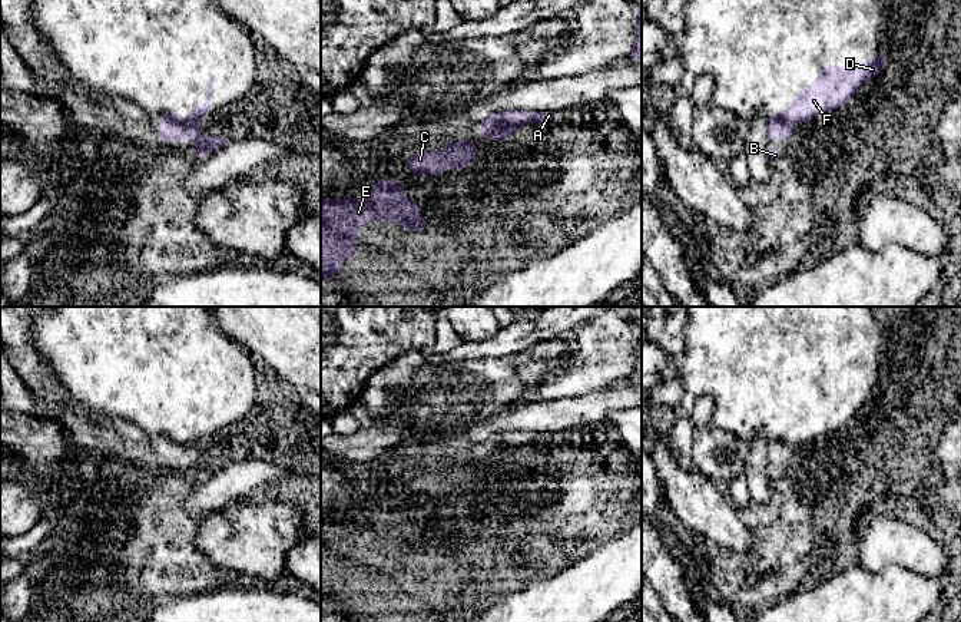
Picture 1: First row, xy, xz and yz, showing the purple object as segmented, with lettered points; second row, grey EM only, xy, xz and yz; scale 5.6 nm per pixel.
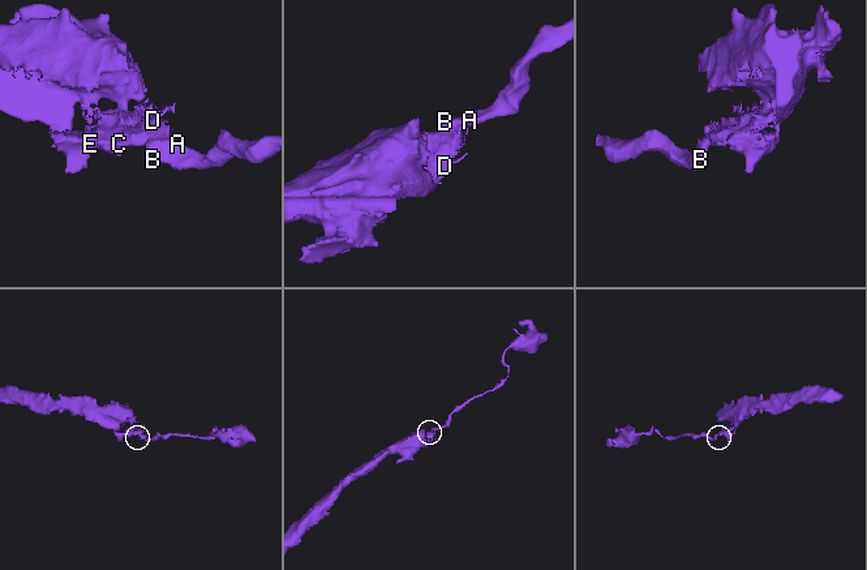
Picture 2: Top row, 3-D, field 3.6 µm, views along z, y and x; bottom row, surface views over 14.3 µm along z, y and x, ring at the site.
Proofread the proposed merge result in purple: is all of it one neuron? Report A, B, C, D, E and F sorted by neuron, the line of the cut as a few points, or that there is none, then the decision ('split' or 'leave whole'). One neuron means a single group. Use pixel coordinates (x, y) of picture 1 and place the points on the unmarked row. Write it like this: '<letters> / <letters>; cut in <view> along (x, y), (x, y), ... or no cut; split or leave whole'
A B / C D E F; cut in xz along (519, 446), (499, 447), (487, 457); split

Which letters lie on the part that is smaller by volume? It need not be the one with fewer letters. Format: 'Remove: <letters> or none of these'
Remove: A, B

